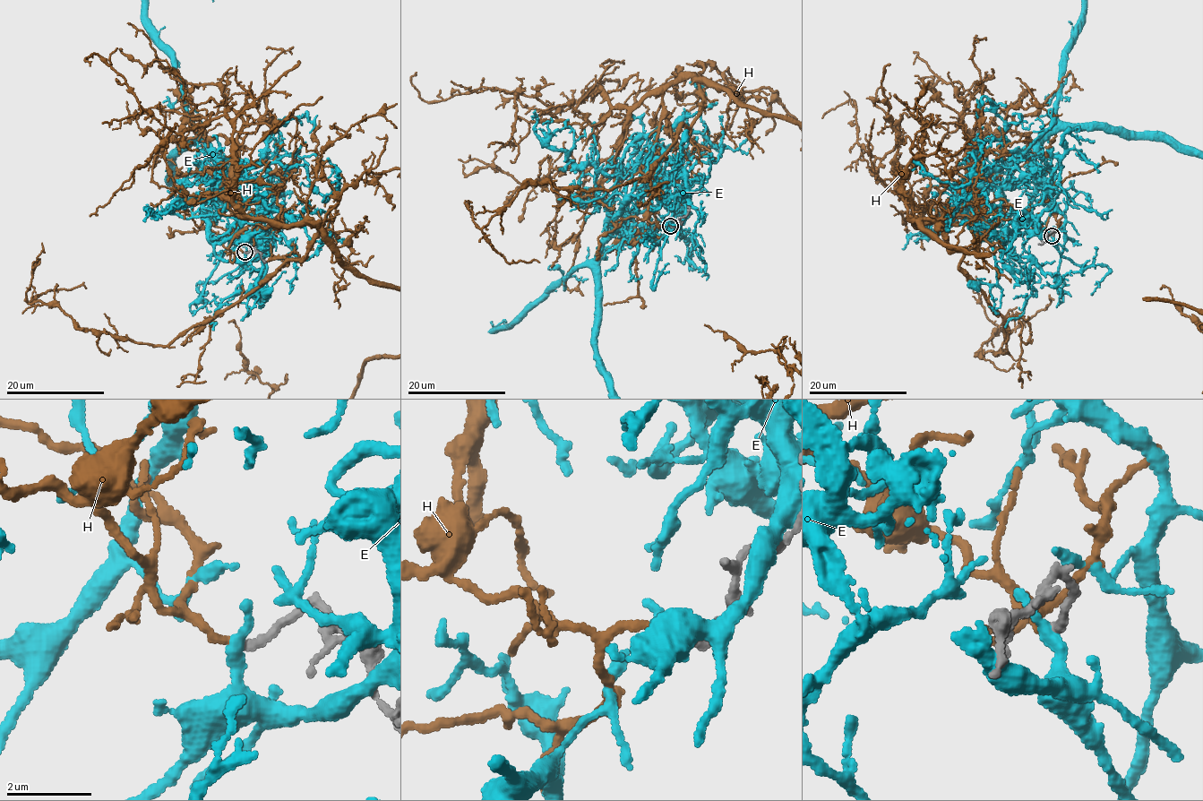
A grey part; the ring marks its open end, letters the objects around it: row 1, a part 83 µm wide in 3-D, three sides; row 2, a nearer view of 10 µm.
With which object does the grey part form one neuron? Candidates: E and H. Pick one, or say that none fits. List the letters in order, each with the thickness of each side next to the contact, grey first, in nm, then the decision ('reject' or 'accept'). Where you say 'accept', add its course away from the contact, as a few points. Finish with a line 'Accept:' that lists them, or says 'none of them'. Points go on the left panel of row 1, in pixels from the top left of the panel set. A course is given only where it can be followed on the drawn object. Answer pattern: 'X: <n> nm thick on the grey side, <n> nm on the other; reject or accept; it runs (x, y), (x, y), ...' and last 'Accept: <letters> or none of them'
E: 240 nm thick on the grey side, 380 nm on the other; reject
H: 220 nm thick on the grey side, 190 nm on the other; accept
Accept: H

